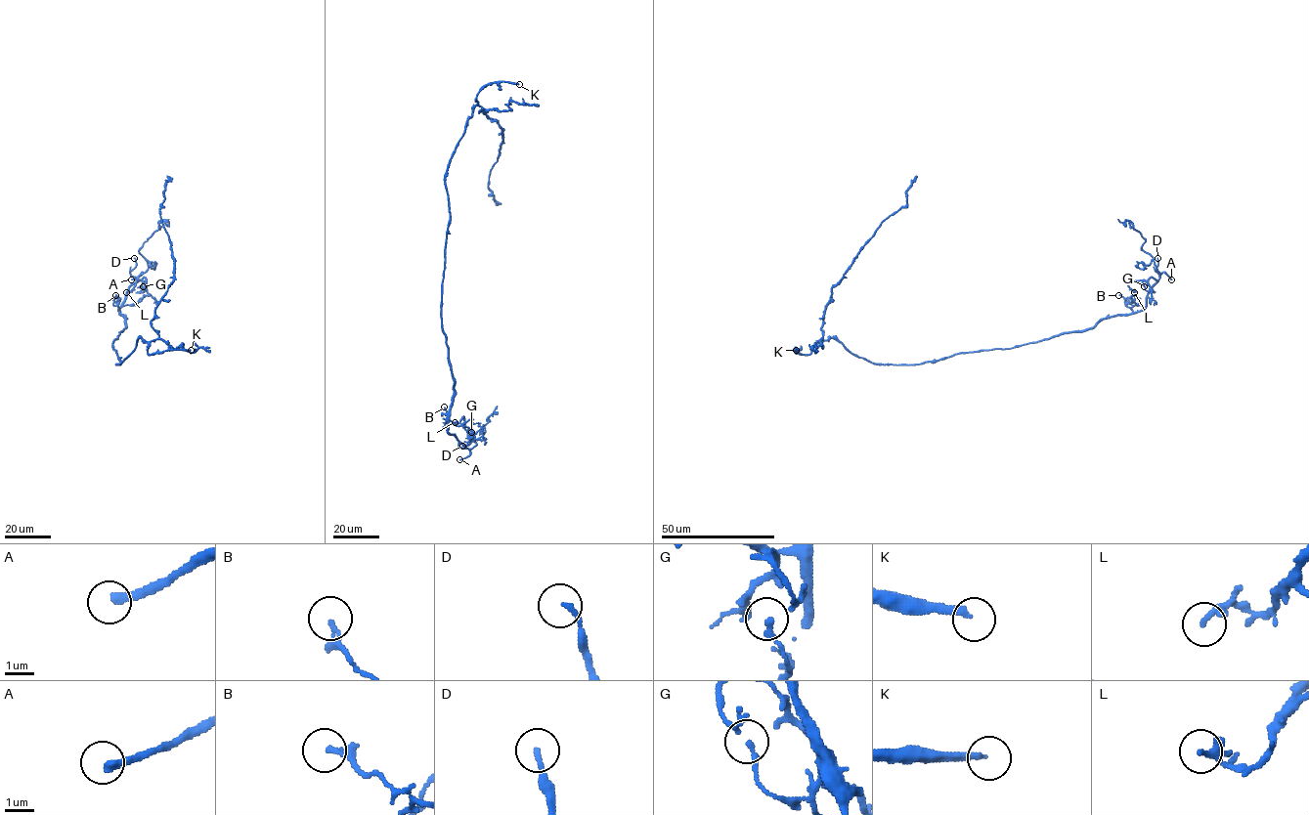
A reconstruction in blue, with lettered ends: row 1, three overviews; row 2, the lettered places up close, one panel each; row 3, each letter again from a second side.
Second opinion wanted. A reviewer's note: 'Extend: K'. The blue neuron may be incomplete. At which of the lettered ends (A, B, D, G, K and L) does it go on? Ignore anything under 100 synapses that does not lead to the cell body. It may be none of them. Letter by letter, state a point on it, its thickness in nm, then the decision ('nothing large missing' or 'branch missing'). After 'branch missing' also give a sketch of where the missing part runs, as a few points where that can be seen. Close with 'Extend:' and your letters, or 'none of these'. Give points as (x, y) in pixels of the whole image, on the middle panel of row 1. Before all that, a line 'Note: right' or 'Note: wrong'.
Note: wrong
A: at (459, 459); 280 nm thick; branch missing; missing branch runs (459, 459), (448, 458), (443, 451), (469, 427), (462, 407)
B: at (444, 407); 220 nm thick; nothing large missing
D: at (462, 446); 160 nm thick; nothing large missing
G: at (471, 432); 200 nm thick; nothing large missing
K: at (519, 84); 220 nm thick; branch missing
L: at (455, 422); 240 nm thick; nothing large missing
Extend: A, K

